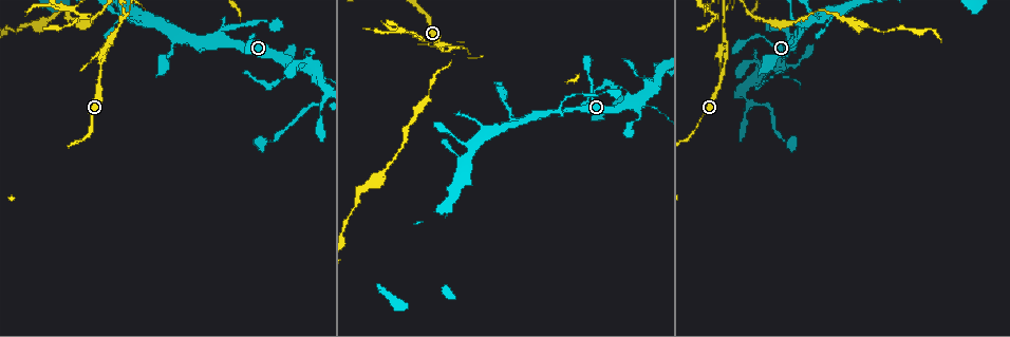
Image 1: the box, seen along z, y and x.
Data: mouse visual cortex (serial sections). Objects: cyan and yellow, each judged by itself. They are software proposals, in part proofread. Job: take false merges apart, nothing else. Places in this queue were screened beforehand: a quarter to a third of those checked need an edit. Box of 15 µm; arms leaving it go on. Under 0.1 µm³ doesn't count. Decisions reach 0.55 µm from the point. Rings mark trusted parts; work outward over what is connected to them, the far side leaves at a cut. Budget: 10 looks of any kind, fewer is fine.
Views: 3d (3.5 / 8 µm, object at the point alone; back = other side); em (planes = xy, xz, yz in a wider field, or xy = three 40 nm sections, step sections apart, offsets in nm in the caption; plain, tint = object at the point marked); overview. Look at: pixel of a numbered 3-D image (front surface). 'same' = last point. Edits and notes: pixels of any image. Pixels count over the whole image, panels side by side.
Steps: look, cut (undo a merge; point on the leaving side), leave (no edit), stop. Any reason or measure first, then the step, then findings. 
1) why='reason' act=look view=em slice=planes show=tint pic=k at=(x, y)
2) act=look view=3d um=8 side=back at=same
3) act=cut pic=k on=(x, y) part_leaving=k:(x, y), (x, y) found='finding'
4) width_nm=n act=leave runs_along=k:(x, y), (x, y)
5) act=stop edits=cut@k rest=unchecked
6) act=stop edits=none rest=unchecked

why='sharp bend' act=look view=3d um=3.5 pic=1 at=(224, 45)

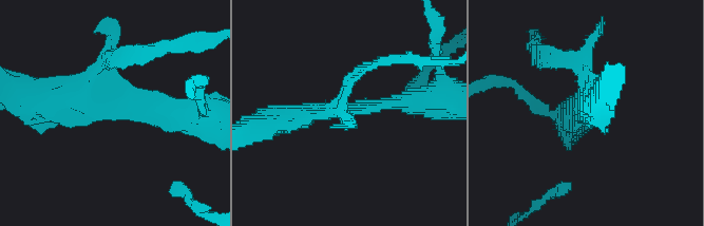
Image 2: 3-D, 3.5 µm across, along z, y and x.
arms=3 arm_widths_nm=200,250,350 why='now the EM' act=look view=em slice=xy step=5 show=tint pic=2 at=(107, 106)

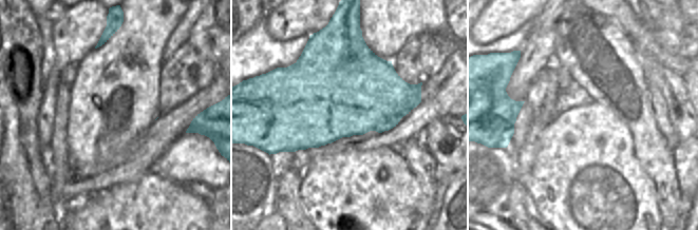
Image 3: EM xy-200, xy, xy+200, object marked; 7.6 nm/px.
act=leave runs_along=2:(414, 100), (310, 111), (274, 121) found='all the same cell'

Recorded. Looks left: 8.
why='four arms meet' act=look view=3d um=3.5 pic=1 at=(301, 65)

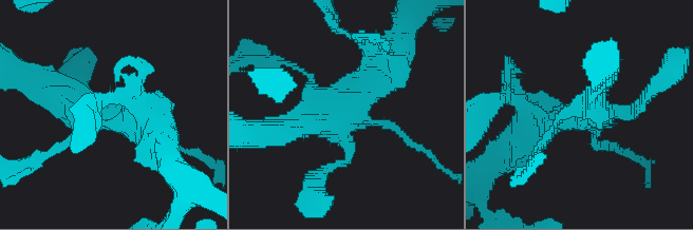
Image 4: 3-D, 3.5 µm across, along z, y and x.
why='shape alone is not enough' act=look view=em slice=xy step=3 show=tint pic=4 at=(337, 122)

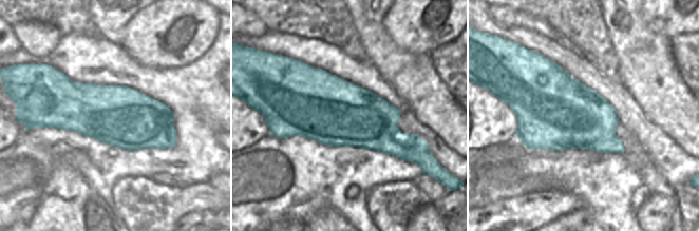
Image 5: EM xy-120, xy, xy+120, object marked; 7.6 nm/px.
why='cut it another way' act=look view=em slice=xy step=5 show=tint at=same

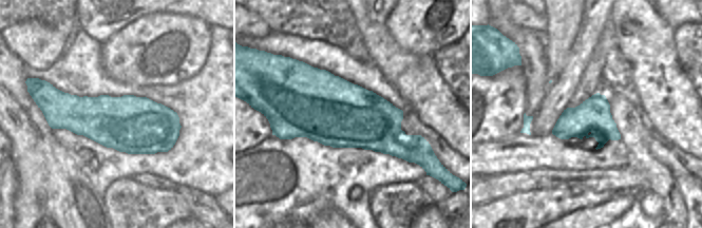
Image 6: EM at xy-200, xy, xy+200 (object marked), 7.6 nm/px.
act=leave runs_along=4:(277, 131), (335, 120), (384, 72) found='continuous, no second cell'

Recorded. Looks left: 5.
why='abrupt turn' act=look view=3d um=3.5 pic=1 at=(750, 98)

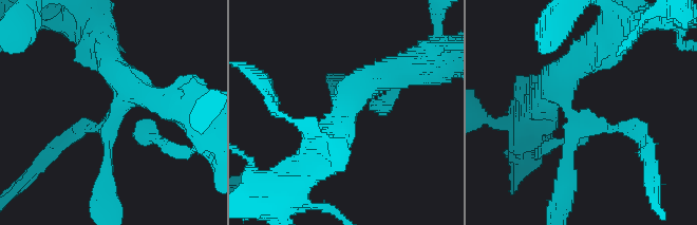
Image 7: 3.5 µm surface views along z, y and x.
act=look view=em slice=xy step=2 show=tint pic=7 at=(114, 115)

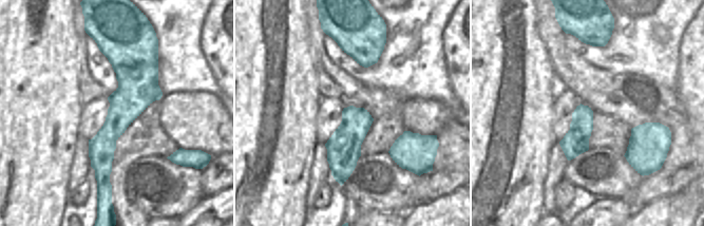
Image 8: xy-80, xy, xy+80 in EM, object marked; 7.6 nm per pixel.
act=leave runs_along=8:(107, 48), (125, 66), (108, 185) found='one cell here'

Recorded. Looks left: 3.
why='thin neck' act=look view=3d um=3.5 pic=1 at=(127, 14)

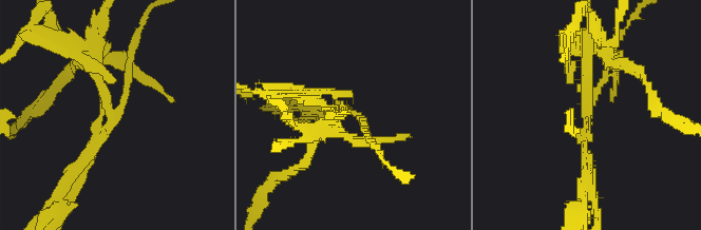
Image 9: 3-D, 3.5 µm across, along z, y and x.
arms=3 arm_widths_nm=100,150,200 why='now the EM' act=look view=em slice=xy step=2 show=tint pic=9 at=(114, 117)

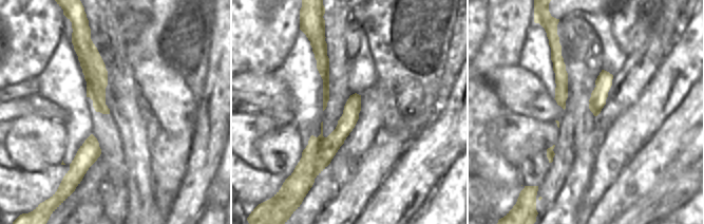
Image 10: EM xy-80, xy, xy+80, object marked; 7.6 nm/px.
act=cut pic=9 on=(107, 76) part_leaving=9:(68, 186), (122, 98) found='a second cell is stuck on'

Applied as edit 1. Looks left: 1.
act=stop edits=cut@9 rest=unchecked

